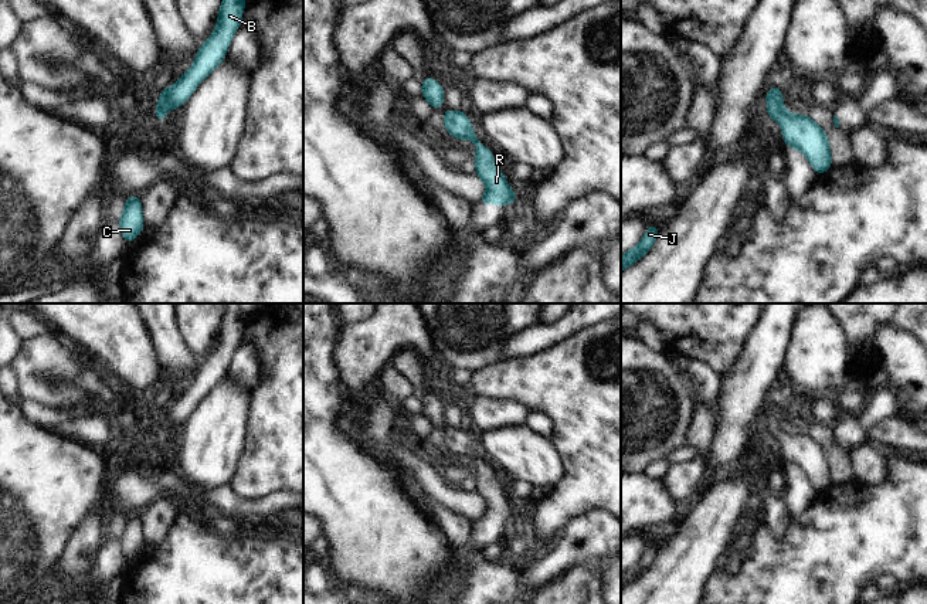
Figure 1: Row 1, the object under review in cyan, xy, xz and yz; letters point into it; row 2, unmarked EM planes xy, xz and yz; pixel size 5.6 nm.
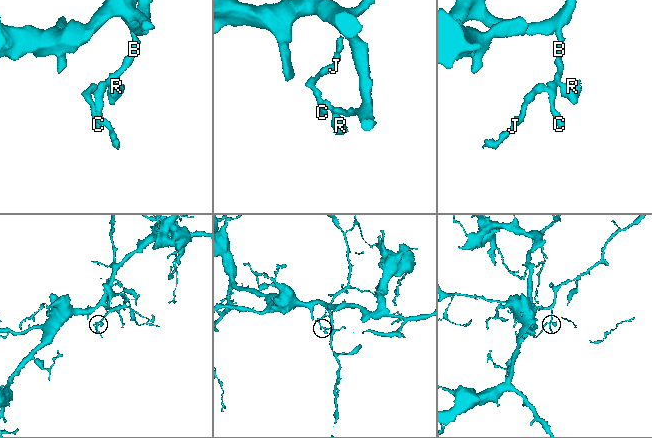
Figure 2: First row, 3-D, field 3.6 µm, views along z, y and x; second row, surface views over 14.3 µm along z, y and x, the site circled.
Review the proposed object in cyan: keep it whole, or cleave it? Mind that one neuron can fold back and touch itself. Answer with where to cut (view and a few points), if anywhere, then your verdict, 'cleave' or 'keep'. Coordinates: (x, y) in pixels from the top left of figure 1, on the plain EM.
no cut | keep

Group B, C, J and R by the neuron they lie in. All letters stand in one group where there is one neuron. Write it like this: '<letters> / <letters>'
B C J R

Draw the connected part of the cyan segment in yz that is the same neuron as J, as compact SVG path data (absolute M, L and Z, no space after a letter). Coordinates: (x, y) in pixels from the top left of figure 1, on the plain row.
M648 542L648 549L639 561L631 566L627 571L621 573L621 588L635 581L646 569L649 569L656 559L659 549L656 543Z

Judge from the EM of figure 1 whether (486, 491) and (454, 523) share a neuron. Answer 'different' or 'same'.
different

